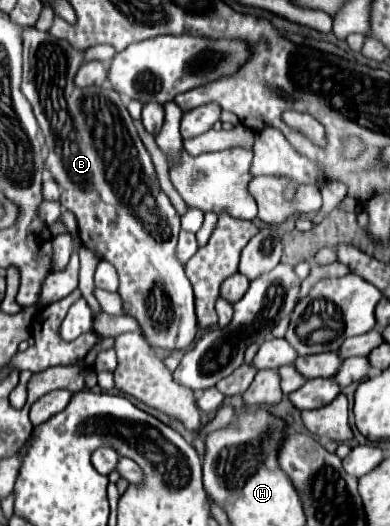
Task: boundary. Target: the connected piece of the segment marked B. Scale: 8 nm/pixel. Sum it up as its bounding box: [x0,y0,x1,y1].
[21,27,197,351]

